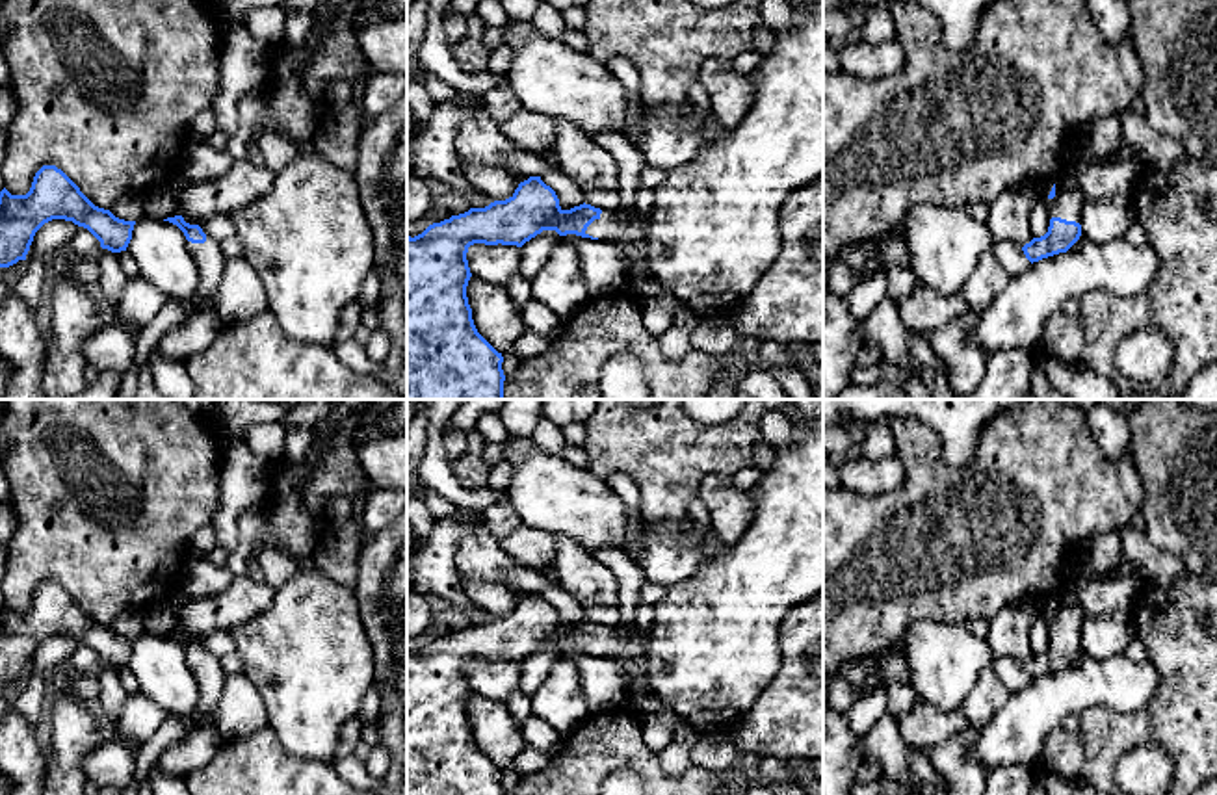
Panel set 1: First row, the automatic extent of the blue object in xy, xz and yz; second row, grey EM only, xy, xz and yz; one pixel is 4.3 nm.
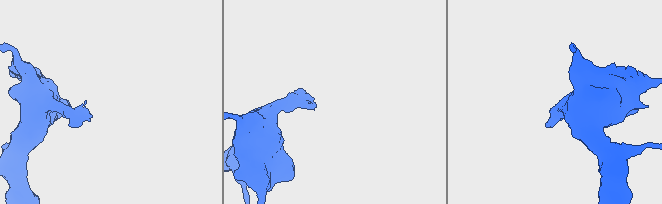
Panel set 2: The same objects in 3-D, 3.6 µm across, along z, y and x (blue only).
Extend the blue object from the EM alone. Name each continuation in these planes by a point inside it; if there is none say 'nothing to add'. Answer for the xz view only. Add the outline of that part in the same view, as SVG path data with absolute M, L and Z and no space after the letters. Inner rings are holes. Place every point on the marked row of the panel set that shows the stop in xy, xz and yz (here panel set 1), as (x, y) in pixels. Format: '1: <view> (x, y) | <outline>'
1: xz (610, 227) | M602 208L600 217L587 227L585 234L598 238L600 241L615 243L626 260L624 279L635 279L643 275L635 266L647 256L647 238L641 243L626 240L622 236L626 223L628 217Z

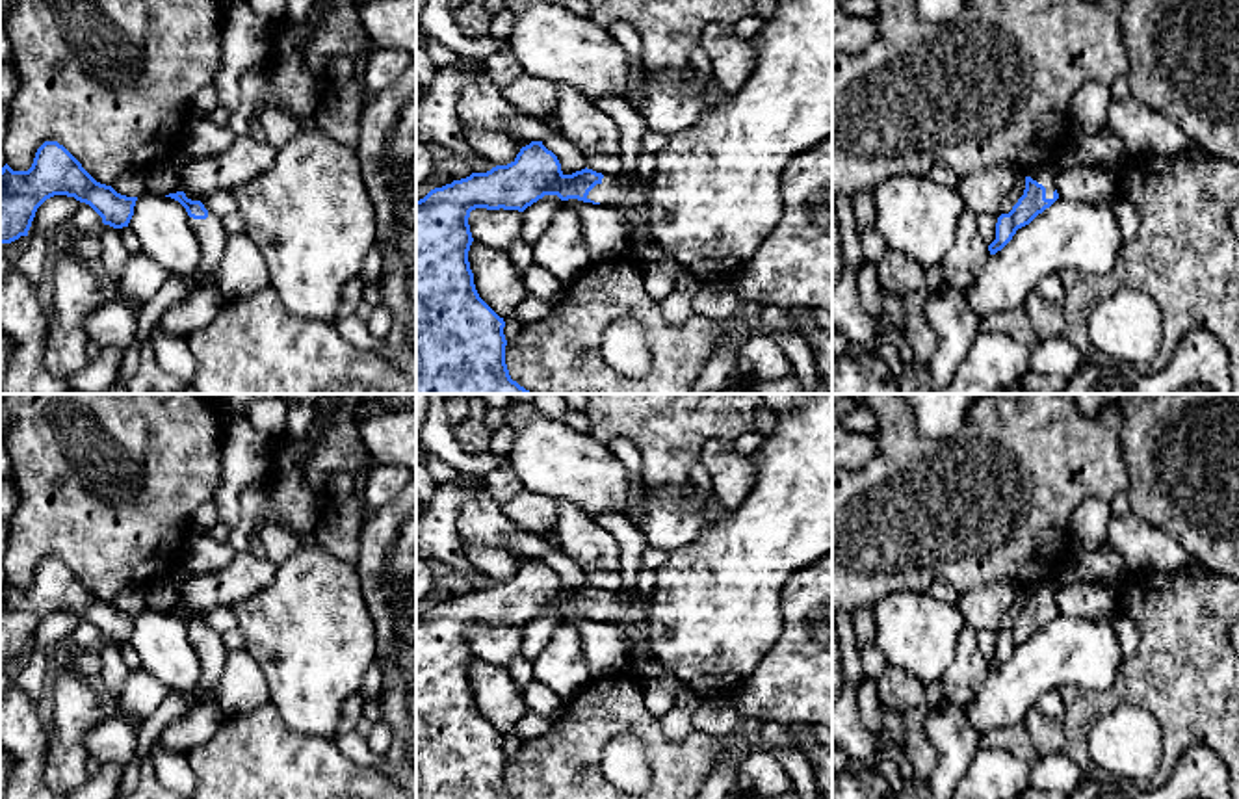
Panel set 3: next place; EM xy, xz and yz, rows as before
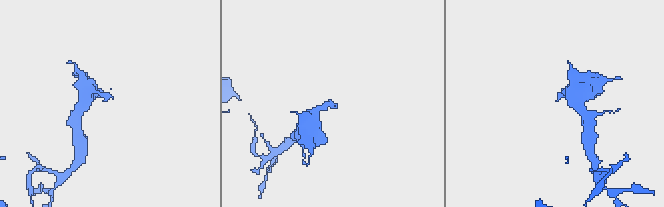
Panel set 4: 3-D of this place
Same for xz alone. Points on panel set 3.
1: xz (612, 192) | M604 173L602 182L589 191L587 199L600 203L602 206L617 208L628 225L626 243L637 243L645 240L637 230L648 221L648 203L643 208L628 204L624 201L628 188L630 182Z

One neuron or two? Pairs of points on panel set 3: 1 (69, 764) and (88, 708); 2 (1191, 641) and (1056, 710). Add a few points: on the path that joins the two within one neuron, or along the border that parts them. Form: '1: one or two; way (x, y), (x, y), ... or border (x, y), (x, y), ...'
1: one; way (69, 751), (69, 731), (75, 721)
2: two; border (1057, 690), (1063, 701), (1063, 721)

